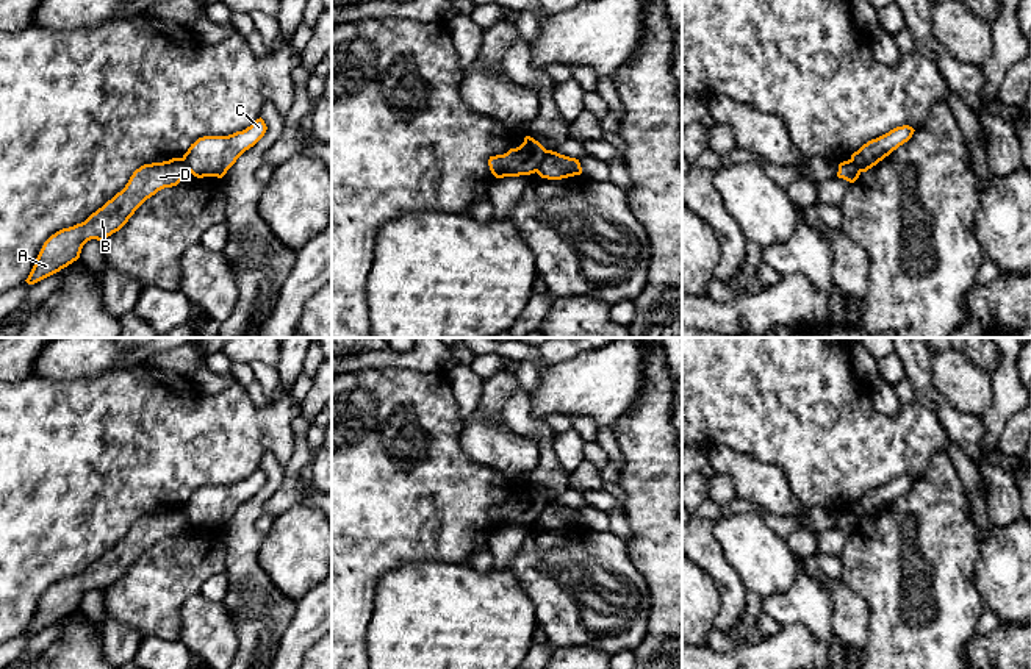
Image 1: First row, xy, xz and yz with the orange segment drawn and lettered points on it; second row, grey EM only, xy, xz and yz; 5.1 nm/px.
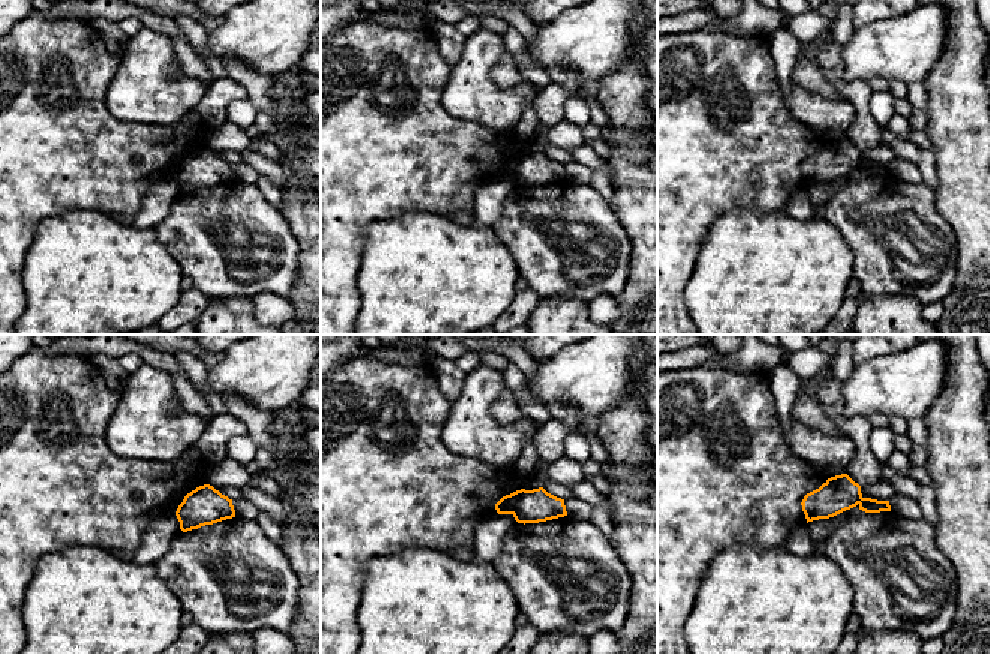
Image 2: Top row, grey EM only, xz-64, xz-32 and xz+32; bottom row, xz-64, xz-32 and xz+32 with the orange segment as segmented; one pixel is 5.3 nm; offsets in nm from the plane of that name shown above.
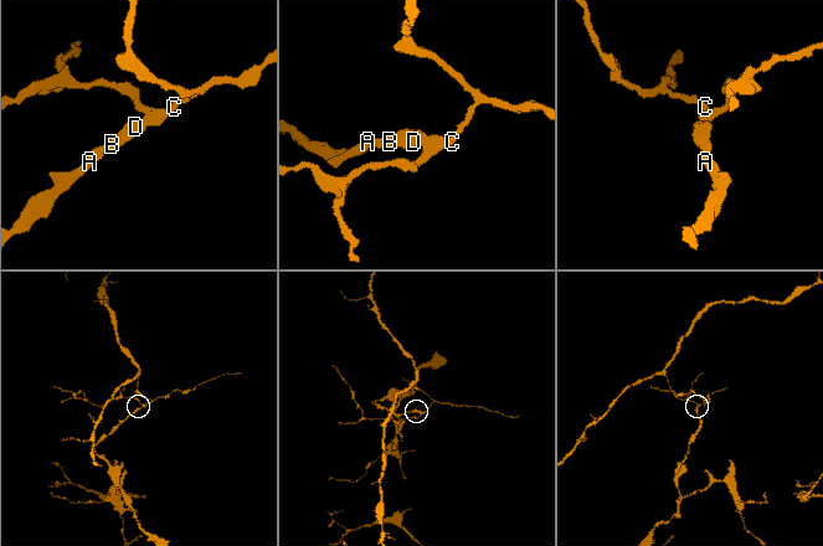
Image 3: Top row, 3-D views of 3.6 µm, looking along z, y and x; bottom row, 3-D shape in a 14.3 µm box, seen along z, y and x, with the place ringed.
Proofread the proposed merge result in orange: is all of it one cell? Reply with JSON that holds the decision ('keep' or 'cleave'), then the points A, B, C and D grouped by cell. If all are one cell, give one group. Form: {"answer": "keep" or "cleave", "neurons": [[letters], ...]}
{"answer": "cleave", "neurons": [["A", "B", "D"], ["C"]]}

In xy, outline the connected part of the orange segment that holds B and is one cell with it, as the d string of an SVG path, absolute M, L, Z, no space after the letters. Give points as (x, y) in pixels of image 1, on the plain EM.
M183 508L141 516L133 522L125 538L84 572L52 585L44 592L25 631L34 635L67 617L80 608L88 591L102 592L119 581L147 549L164 538L177 536L188 525L189 517Z

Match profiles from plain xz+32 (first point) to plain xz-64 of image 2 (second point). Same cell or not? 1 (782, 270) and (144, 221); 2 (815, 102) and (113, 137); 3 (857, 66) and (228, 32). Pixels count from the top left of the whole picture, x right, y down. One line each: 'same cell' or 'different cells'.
1: different cells
2: different cells
3: same cell

